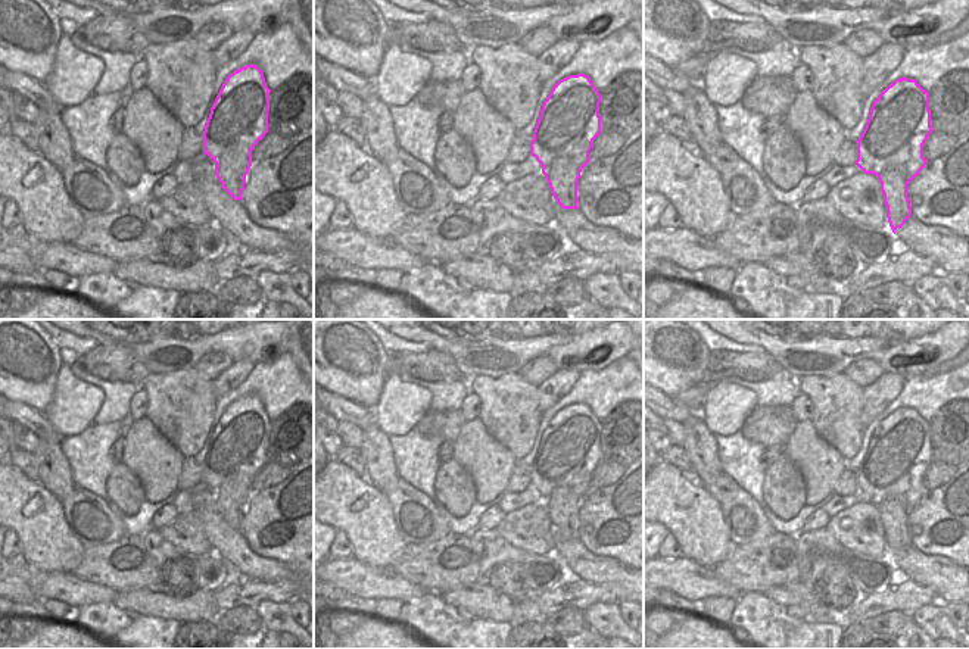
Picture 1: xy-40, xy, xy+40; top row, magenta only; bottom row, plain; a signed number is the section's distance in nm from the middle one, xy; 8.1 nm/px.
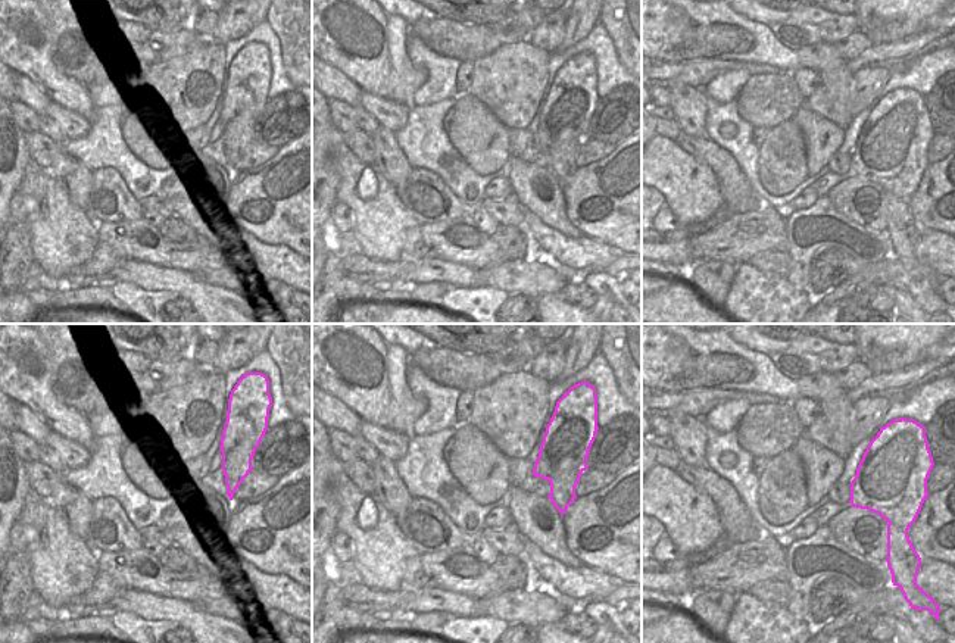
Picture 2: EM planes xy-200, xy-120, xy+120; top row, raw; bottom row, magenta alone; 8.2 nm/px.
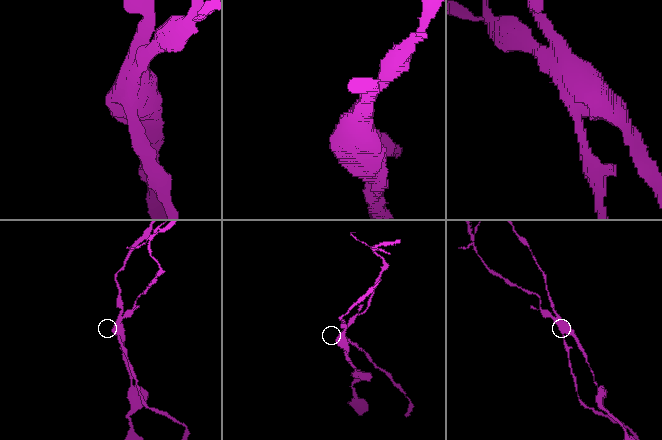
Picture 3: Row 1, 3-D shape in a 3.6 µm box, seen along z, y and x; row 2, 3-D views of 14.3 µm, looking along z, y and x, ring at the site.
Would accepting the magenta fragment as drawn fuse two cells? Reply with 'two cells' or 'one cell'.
two cells

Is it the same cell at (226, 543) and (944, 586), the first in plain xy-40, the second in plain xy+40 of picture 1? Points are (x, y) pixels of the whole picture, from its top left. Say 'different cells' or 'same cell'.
same cell

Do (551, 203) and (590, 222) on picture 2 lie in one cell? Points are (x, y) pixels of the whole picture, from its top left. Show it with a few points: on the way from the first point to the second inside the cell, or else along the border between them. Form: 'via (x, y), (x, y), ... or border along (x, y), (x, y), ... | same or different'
border along (561, 186), (565, 217), (581, 234) | different

